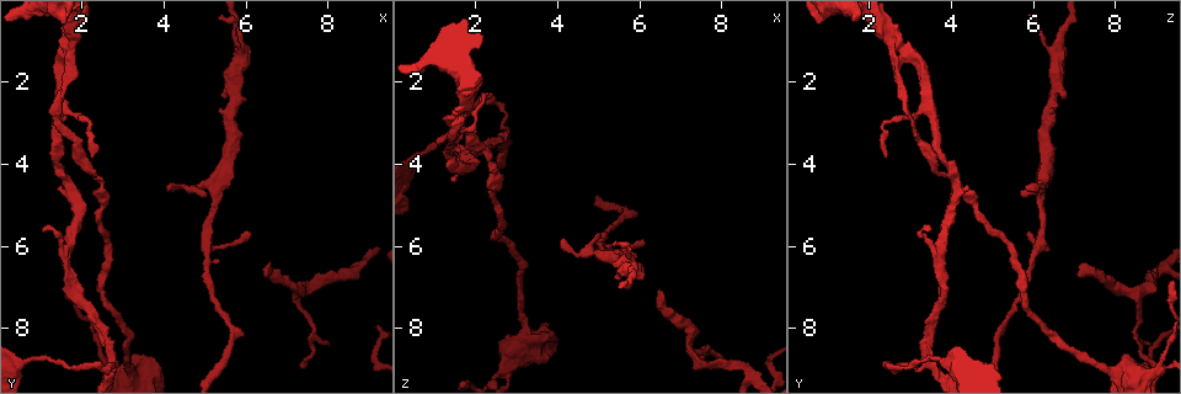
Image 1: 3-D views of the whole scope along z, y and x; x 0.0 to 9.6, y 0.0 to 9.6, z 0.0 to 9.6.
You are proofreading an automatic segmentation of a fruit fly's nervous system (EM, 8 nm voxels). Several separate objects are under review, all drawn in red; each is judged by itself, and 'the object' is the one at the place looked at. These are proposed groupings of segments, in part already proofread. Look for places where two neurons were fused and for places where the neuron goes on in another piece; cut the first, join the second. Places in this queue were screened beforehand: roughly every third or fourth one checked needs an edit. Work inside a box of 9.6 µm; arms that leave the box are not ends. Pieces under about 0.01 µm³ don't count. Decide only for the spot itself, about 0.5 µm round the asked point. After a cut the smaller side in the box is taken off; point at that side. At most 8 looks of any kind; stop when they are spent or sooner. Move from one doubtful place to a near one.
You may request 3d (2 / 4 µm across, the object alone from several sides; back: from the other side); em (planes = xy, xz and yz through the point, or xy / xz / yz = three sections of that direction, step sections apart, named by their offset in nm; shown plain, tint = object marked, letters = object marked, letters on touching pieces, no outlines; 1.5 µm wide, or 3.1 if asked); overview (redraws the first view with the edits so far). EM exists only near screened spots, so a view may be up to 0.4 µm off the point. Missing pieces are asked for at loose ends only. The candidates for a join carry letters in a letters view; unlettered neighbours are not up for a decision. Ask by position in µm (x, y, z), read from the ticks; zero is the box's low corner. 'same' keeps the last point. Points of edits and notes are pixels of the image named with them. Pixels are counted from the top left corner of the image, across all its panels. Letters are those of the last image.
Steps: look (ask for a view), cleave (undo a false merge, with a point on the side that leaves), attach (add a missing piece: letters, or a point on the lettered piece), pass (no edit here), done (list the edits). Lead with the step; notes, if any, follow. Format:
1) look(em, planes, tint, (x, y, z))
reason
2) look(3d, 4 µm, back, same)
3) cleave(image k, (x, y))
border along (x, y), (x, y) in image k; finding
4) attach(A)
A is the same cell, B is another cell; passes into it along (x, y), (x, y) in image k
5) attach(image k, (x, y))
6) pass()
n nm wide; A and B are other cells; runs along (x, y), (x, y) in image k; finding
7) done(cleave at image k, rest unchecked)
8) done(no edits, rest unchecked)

look(3d, 2 µm, back, (1.75, 1.40, 2.80))
three-way junction

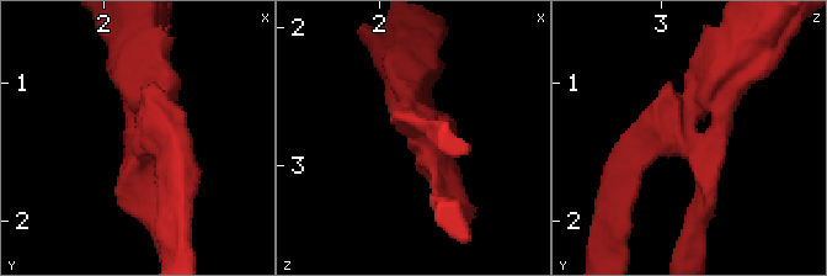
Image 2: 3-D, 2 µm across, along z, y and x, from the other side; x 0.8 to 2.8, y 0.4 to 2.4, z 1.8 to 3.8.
look(em, planes, letters, (1.72, 1.44, 2.74))

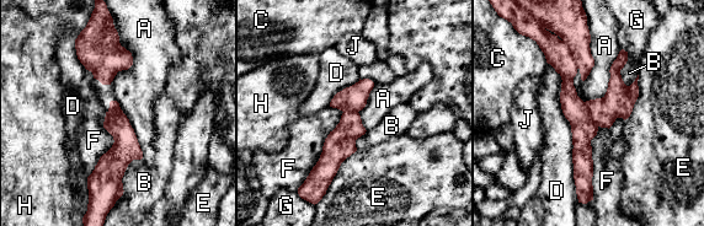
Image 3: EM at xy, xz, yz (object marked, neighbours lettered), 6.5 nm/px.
cleave(image 3, (566, 17))
160 nm wide; A, B, C, D, E, F, G, H and J are other cells; border along (563, 39), (577, 68) in image 3; two neurons meet here

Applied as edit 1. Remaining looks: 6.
look(em, planes, tint, (2.40, 4.25, 3.85))
a narrow waist

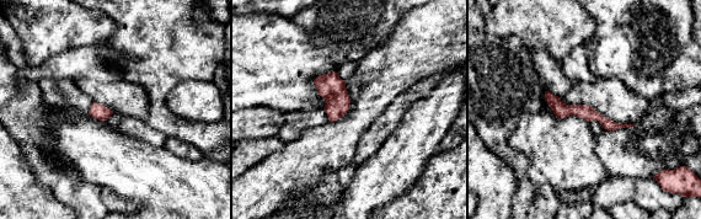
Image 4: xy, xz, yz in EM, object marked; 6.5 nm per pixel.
look(em, planes, letters, same)

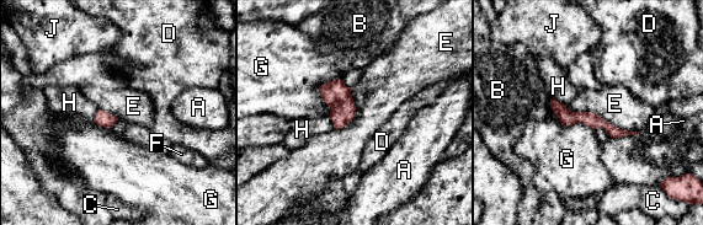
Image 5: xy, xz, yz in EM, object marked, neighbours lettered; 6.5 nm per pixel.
pass()
90 nm wide; A, B, C, D, E, F, G, H and J are other cells; runs along (553, 102), (568, 117), (622, 133) in image 5; all the same neuron

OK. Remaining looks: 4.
look(em, yz, step 4, tint, (4.10, 4.60, 5.85))
free end

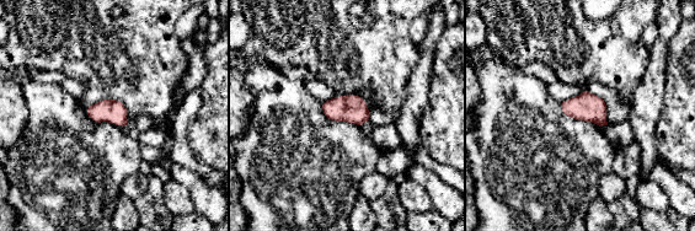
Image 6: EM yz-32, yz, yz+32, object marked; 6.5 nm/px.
look(em, planes, letters, same)
cut it another way

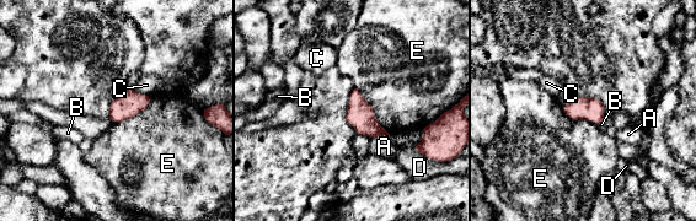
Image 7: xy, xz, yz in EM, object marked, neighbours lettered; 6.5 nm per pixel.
pass()
A, B, C, D and E are other cells; border along (355, 87), (390, 134) in image 7; none of them fits

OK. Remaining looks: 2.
done(cleave at image 3, rest unchecked)

